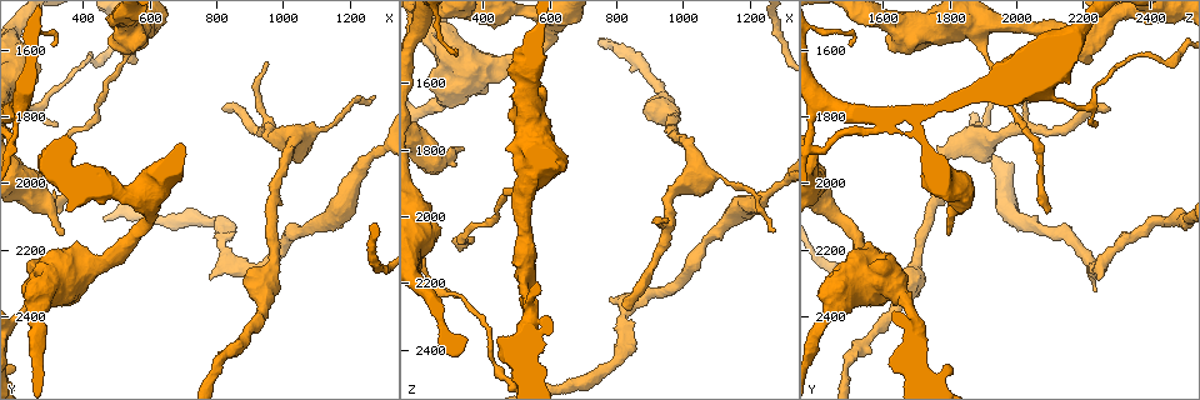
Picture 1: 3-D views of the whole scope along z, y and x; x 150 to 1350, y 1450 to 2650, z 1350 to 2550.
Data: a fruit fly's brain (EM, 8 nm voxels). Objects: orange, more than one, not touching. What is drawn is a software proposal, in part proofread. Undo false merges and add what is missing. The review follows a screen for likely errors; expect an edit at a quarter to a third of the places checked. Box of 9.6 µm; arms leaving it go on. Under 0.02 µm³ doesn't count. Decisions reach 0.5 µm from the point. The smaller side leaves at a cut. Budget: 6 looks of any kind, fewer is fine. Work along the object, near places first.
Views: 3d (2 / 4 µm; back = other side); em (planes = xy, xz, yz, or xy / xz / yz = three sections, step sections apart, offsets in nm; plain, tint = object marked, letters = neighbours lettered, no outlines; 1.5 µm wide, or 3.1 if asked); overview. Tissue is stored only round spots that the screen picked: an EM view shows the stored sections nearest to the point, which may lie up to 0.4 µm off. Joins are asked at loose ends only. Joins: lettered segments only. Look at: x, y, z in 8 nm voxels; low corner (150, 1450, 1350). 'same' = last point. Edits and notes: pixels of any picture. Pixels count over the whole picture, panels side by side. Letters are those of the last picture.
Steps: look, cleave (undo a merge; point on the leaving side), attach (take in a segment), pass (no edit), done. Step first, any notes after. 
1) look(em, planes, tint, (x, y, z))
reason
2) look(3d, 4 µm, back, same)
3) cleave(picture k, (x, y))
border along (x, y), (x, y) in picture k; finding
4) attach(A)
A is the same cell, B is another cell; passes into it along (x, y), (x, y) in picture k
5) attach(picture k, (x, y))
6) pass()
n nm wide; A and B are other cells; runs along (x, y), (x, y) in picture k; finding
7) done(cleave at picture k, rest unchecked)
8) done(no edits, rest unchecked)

look(em, planes, letters, (330, 2100, 2100))

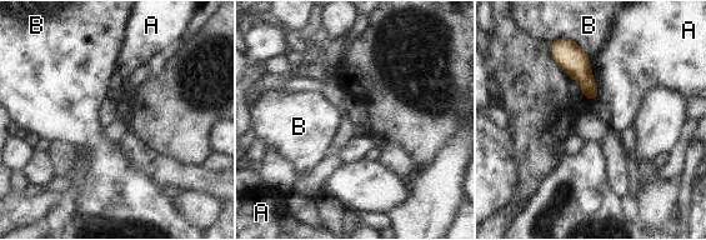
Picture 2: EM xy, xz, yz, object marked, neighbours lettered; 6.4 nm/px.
pass()
A touches over 260 nm; A and B are other cells; border along (589, 61), (596, 84), (596, 100) in picture 2; none of them fits

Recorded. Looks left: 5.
look(em, yz, step 4, letters, (780, 2280, 2240))
free end

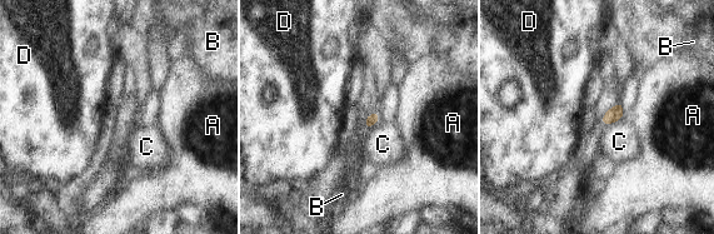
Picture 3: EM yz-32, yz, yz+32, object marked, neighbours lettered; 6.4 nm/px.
pass()
A, B, C and D are other cells; border along (377, 110), (364, 122), (365, 128) in picture 3; no lettered segment goes on from it

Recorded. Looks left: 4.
look(3d, 4 µm, (1240, 1960, 1950))
sudden change in width

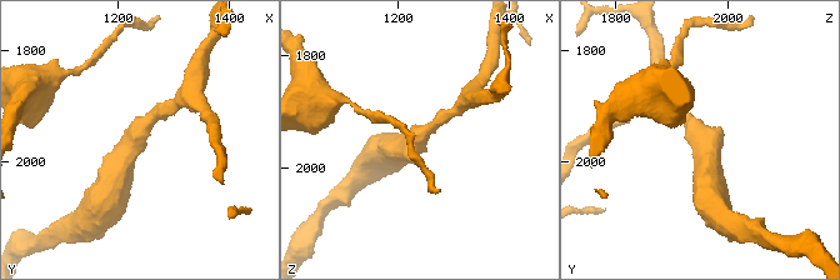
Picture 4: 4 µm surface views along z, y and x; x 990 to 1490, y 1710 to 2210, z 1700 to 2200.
look(em, planes, tint, (1235, 1960, 1950))
arms of 200, 440 nm; need the tissue

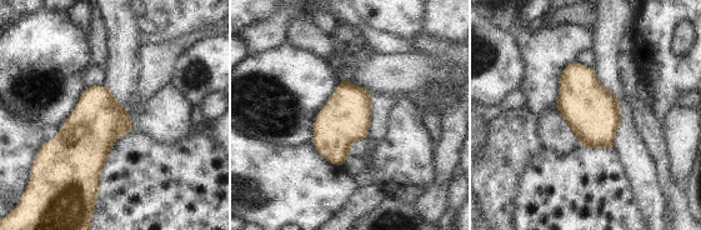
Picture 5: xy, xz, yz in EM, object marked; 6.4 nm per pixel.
look(em, planes, letters, same)

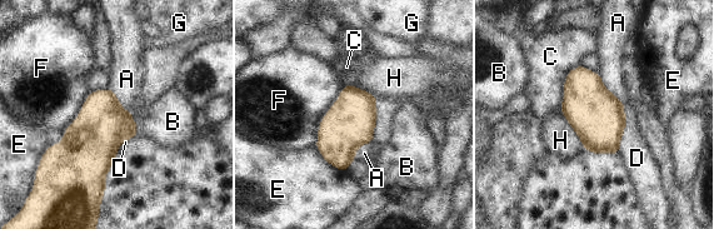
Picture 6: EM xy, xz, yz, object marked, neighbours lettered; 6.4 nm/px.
pass()
240 nm wide; A, B, C, D, E, F, G and H are other cells; border along (560, 111), (578, 135), (583, 148) in picture 6; one cell here

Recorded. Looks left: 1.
done(no edits, rest unchecked)

